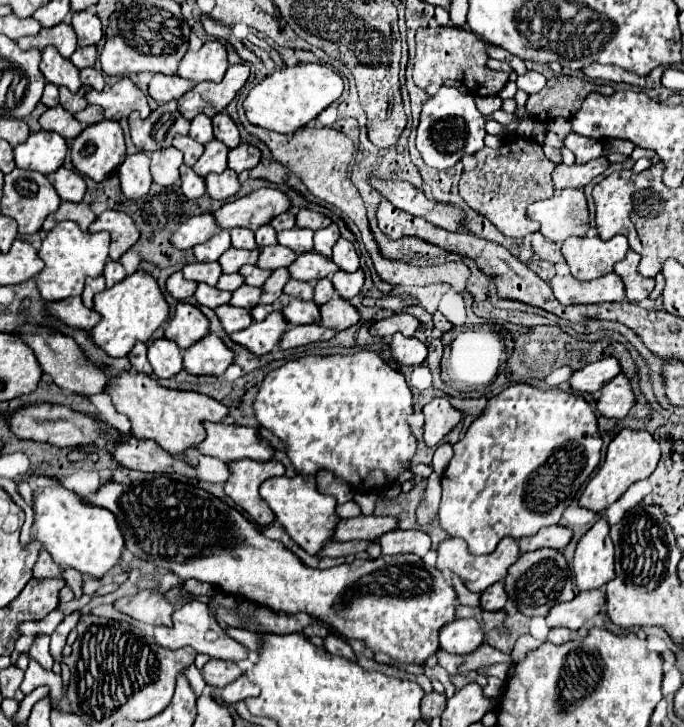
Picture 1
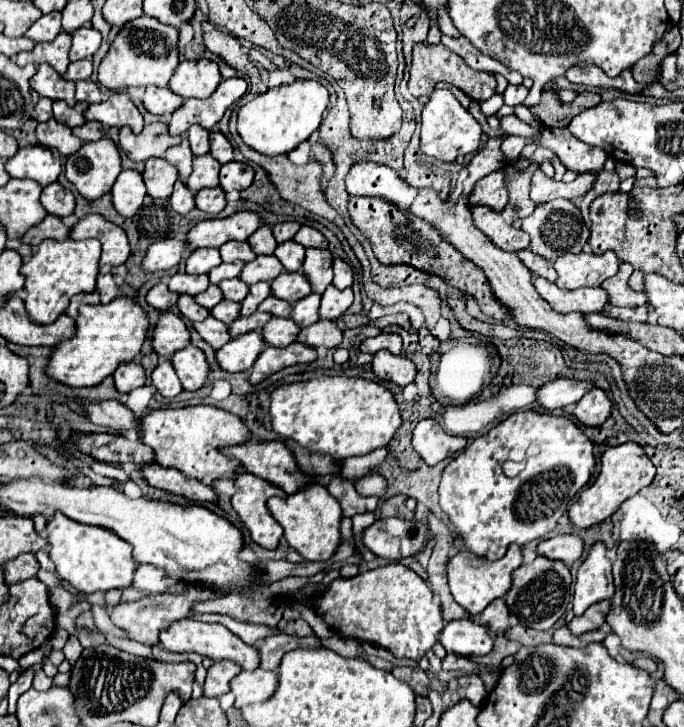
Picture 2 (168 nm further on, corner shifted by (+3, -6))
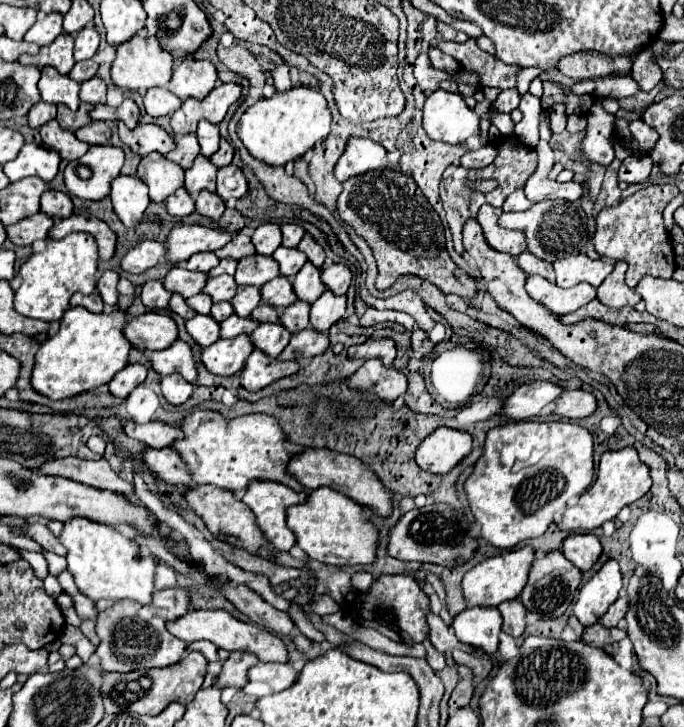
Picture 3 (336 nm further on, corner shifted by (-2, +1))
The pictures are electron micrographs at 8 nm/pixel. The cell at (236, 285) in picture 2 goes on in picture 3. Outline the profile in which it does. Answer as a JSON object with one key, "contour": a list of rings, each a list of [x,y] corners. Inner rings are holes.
{"contour":[[[224,274],[218,278],[208,278],[204,288],[204,294],[208,294],[212,298],[212,302],[222,302],[222,300],[230,300],[232,292],[236,292],[236,282],[232,276]]]}

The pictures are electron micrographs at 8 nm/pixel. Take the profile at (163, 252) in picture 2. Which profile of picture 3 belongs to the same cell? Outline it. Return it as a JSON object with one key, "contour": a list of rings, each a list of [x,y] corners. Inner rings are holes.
{"contour":[[[146,240],[142,244],[136,244],[132,250],[128,250],[120,262],[120,268],[130,274],[142,274],[148,268],[156,266],[164,258],[164,244]]]}

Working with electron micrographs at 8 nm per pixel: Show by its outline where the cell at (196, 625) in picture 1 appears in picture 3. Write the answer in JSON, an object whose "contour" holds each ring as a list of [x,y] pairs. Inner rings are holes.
{"contour":[[[190,610],[186,616],[182,616],[174,622],[168,622],[168,632],[188,644],[196,642],[196,640],[210,640],[212,644],[216,644],[218,648],[224,648],[228,652],[232,652],[232,650],[252,652],[262,662],[288,662],[286,644],[276,634],[272,634],[256,624],[236,620],[226,610]]]}

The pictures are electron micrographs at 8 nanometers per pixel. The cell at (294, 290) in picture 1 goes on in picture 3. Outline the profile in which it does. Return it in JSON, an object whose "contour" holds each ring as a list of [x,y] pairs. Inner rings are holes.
{"contour":[[[260,304],[252,314],[250,314],[252,320],[256,322],[278,322],[278,312],[276,308],[268,308],[268,304]]]}

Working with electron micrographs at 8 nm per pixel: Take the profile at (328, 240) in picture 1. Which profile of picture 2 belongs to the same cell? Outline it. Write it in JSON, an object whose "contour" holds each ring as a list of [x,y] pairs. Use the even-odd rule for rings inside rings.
{"contour":[[[307,247],[303,273],[307,275],[307,279],[311,279],[313,293],[323,293],[325,287],[331,283],[331,279],[333,279],[331,265],[333,265],[333,255],[329,249]]]}

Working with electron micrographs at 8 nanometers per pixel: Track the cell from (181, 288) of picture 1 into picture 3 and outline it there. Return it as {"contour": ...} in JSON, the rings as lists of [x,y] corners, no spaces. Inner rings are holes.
{"contour":[[[150,280],[142,284],[142,292],[140,292],[140,300],[146,308],[150,310],[164,310],[168,306],[170,300],[170,292],[166,292],[166,288],[162,286],[160,280]]]}

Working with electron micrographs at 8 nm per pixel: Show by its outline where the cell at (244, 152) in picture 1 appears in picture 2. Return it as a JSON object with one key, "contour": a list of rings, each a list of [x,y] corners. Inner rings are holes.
{"contour":[[[229,161],[221,167],[221,187],[225,193],[233,189],[247,189],[253,183],[253,169],[249,163],[239,163],[239,161]]]}

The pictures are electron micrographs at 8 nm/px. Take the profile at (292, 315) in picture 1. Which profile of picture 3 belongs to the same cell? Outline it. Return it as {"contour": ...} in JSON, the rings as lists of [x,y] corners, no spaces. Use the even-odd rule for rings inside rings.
{"contour":[[[260,324],[252,334],[250,340],[256,350],[262,350],[266,356],[276,358],[290,340],[290,332],[284,332],[280,324]]]}

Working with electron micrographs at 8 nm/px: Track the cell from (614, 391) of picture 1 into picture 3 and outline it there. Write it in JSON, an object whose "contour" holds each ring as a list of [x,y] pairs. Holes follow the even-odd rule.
{"contour":[[[570,390],[570,392],[560,394],[552,414],[560,416],[560,418],[578,420],[578,418],[590,416],[594,410],[596,410],[594,394],[590,394],[586,390]]]}

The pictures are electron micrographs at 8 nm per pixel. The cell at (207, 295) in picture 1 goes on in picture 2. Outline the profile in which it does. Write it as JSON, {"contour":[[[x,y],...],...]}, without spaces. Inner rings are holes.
{"contour":[[[187,293],[179,295],[179,303],[177,303],[177,307],[179,307],[181,315],[189,317],[191,321],[203,321],[203,319],[207,319],[207,317],[211,315],[209,309],[201,307],[201,305],[195,301],[195,297],[191,297],[191,295],[187,295]]]}

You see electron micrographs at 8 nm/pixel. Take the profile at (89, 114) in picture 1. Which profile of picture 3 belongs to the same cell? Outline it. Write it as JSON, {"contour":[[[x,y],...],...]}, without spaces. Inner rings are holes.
{"contour":[[[92,122],[88,124],[88,128],[80,128],[76,132],[76,138],[86,142],[88,146],[102,146],[102,144],[108,144],[110,142],[110,126],[106,122]]]}

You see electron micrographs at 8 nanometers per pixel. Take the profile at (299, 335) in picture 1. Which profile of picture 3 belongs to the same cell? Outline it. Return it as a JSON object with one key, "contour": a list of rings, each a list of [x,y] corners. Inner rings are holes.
{"contour":[[[252,352],[240,374],[240,386],[250,392],[258,392],[284,376],[292,376],[298,372],[298,368],[300,366],[294,360],[278,362],[276,358],[264,356],[262,352]]]}

